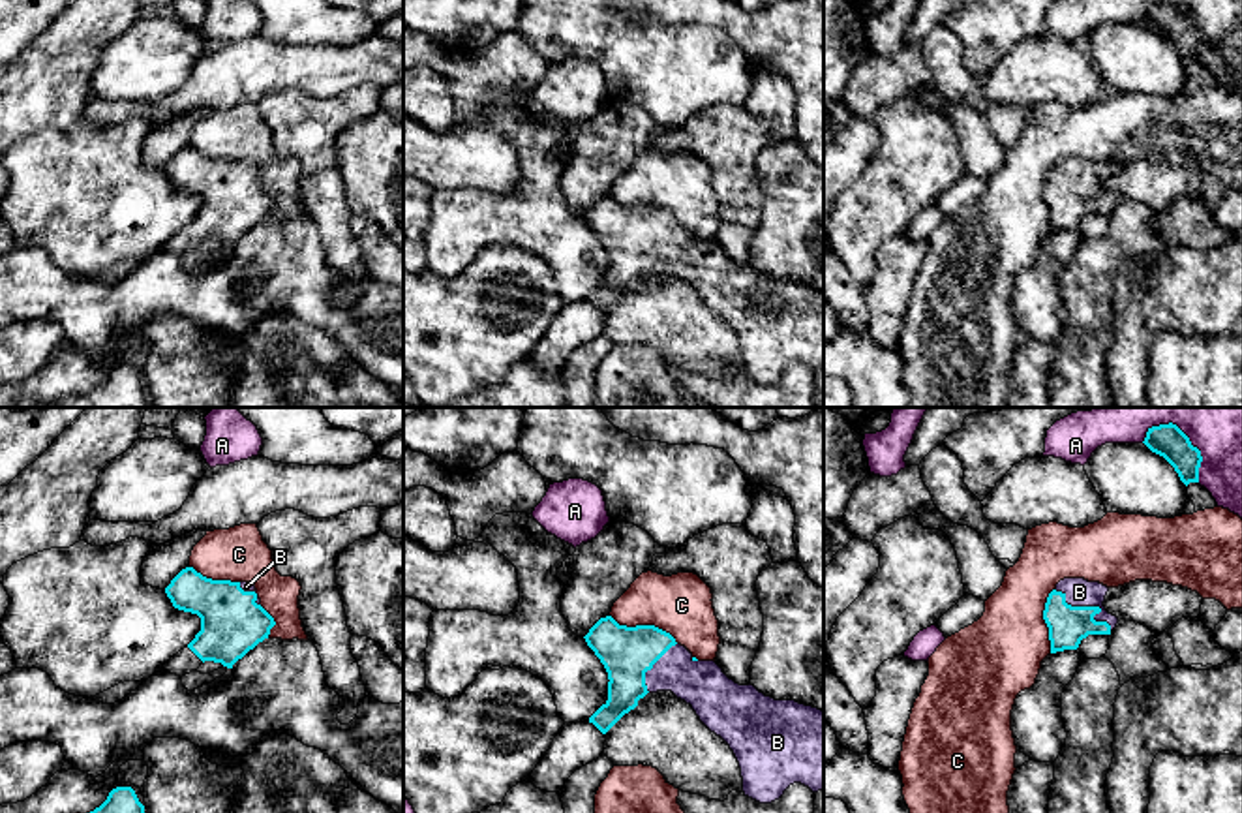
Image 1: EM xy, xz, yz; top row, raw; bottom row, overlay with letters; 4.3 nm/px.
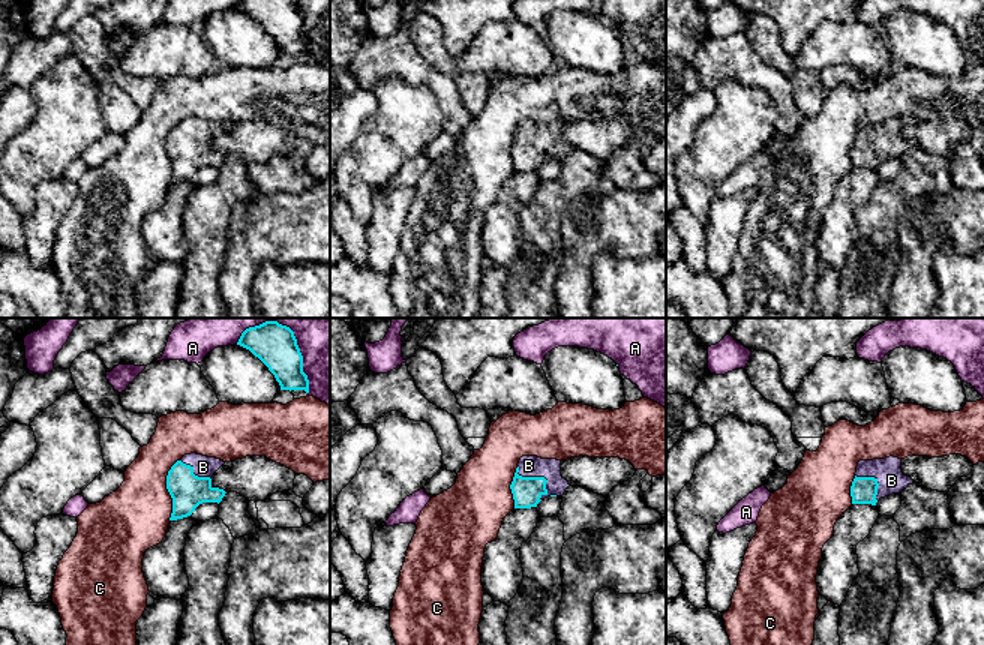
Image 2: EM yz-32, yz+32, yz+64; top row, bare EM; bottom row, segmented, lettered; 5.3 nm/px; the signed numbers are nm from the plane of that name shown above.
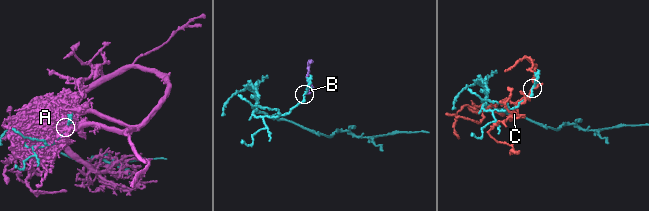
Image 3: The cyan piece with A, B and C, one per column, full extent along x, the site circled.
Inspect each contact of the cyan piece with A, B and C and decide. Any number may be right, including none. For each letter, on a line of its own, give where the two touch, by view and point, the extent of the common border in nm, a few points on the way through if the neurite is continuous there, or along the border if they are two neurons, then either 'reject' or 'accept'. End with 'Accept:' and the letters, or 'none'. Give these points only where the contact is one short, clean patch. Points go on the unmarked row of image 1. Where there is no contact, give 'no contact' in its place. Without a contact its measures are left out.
A: meets cyan in yz at (1188, 19); contact 320 nm long; reject
B: meets cyan in yz at (1090, 186); contact 300 nm long; runs through yz (1068, 205), (1090, 186), (1079, 171); accept
C: meets cyan in xz at (644, 205); contact 320 nm long; reject
Accept: B

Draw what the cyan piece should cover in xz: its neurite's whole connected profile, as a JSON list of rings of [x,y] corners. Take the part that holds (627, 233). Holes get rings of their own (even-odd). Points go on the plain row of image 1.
[[[606,195],[583,218],[610,259],[608,280],[589,297],[602,314],[647,272],[672,270],[730,325],[745,376],[771,383],[794,362],[824,368],[822,289],[735,263],[655,205],[627,207]]]

